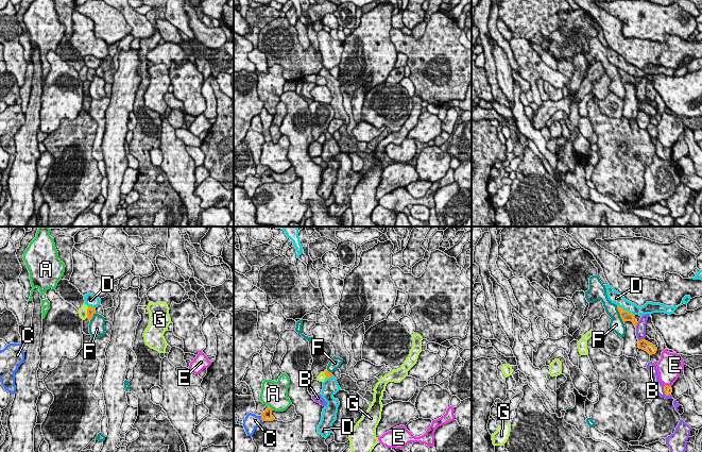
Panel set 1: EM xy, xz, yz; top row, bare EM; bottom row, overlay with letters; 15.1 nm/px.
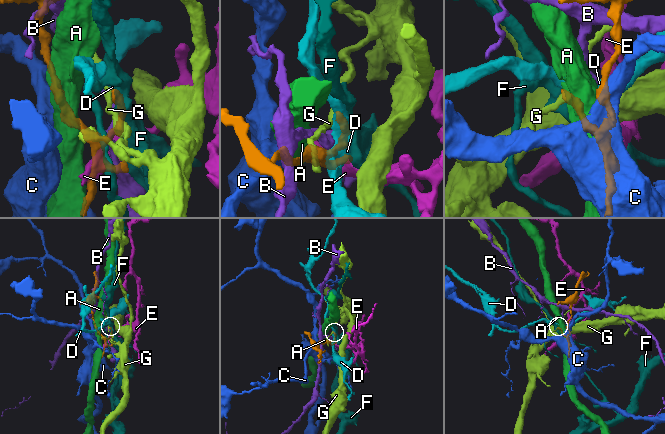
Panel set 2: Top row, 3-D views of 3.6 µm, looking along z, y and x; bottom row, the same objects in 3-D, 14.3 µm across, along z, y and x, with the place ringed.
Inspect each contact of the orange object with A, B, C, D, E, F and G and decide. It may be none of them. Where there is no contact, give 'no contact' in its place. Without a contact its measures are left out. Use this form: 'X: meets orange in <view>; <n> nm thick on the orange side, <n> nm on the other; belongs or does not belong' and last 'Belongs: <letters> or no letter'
A: meets orange in xz; 160 nm thick on the orange side, 380 nm on the other; does not belong
B: meets orange in yz; 120 nm thick on the orange side, 130 nm on the other; does not belong
C: meets orange in xz; 160 nm thick on the orange side, 220 nm on the other; does not belong
D: meets orange in yz; 160 nm thick on the orange side, 190 nm on the other; does not belong
E: meets orange in yz; 120 nm thick on the orange side, 340 nm on the other; does not belong
F: meets orange in yz; 160 nm thick on the orange side, 220 nm on the other; does not belong
G: meets orange in xy; 130 nm thick on the orange side, 130 nm on the other; does not belong
Belongs: no letter

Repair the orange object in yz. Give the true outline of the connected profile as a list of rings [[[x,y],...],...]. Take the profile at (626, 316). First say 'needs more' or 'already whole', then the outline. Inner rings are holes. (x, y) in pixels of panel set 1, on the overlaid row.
already whole | [[[617,306],[617,309],[620,314],[620,317],[622,319],[623,322],[626,321],[632,321],[636,328],[637,325],[637,320],[635,319],[635,315],[629,313],[628,311],[623,309],[622,307],[620,306]]]

